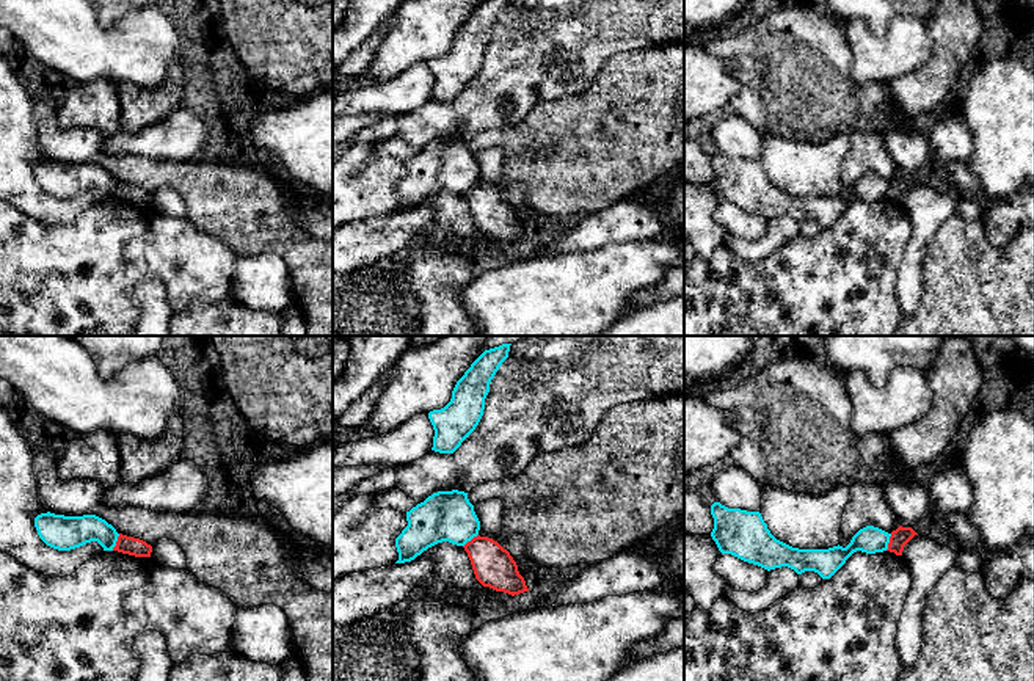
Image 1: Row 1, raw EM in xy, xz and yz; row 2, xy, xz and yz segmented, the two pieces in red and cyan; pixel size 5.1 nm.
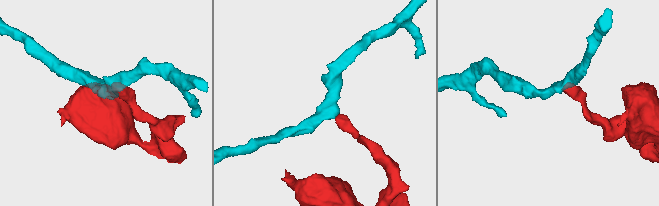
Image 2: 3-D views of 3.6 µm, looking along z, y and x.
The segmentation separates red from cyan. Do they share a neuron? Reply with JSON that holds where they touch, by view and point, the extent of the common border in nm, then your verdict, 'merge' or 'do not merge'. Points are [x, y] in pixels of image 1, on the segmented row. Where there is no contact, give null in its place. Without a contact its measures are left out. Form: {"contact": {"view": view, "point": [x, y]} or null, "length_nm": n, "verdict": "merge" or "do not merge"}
{"contact": {"view": "xy", "point": [116, 542]}, "length_nm": 100, "verdict": "do not merge"}

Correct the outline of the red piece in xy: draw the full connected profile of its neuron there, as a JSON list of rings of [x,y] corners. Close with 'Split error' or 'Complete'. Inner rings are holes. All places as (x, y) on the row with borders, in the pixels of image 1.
[[[119,534],[113,551],[135,555],[135,557],[151,557],[152,546],[140,538],[133,538],[133,537],[127,537],[127,535]]]. Complete

